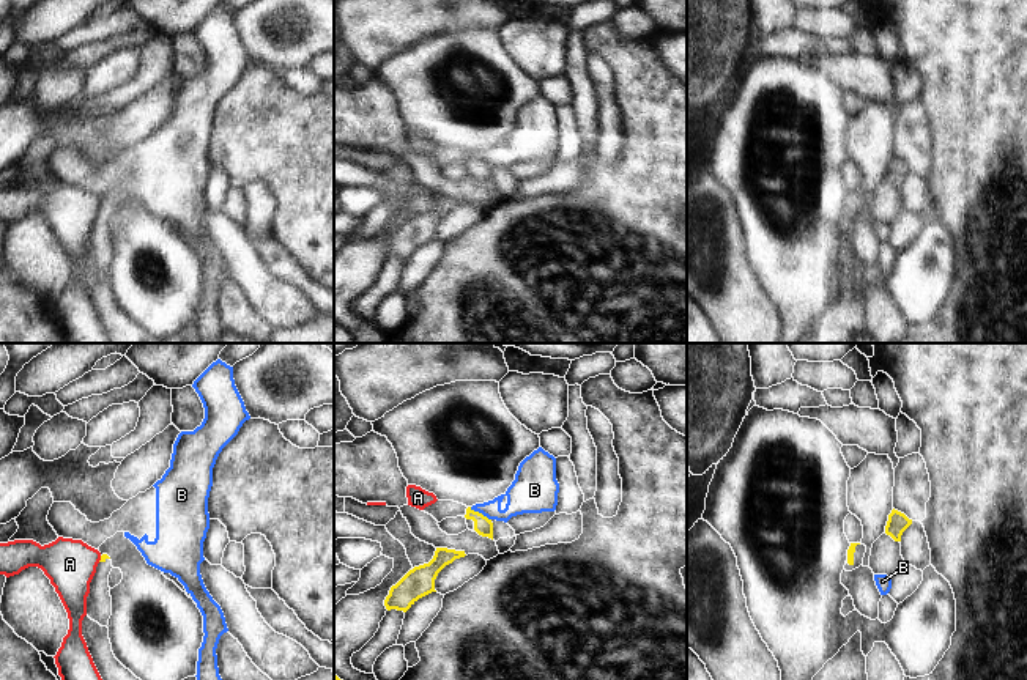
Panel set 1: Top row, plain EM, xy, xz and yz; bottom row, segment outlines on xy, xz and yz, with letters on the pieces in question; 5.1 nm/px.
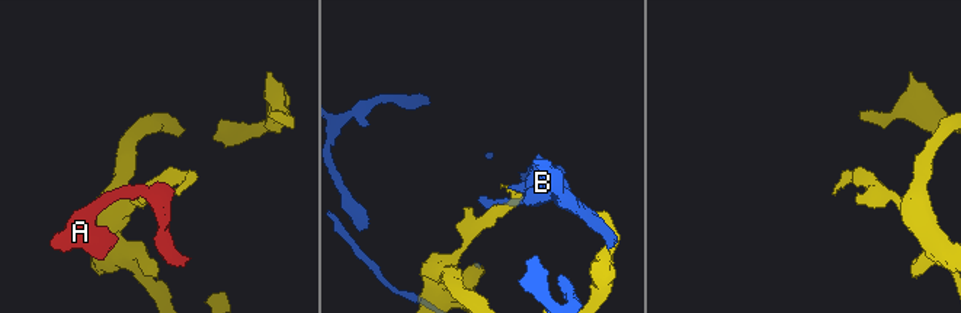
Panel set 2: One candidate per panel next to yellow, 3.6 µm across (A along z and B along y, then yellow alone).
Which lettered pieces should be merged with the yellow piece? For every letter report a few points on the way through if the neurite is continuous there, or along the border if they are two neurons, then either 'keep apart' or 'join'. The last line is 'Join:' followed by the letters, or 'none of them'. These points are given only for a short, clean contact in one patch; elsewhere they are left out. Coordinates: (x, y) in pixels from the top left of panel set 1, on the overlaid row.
A: along xy (101, 556), (98, 561) | keep apart
B: keep apart
Join: none of them

